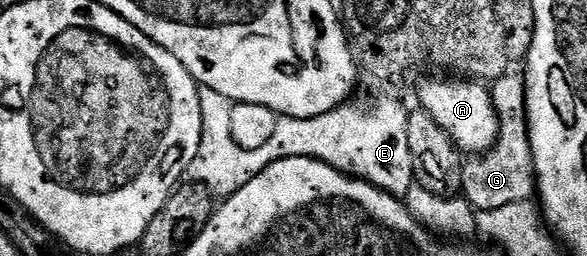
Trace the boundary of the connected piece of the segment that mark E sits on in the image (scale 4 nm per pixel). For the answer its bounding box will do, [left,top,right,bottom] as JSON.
[187,87,415,198]

